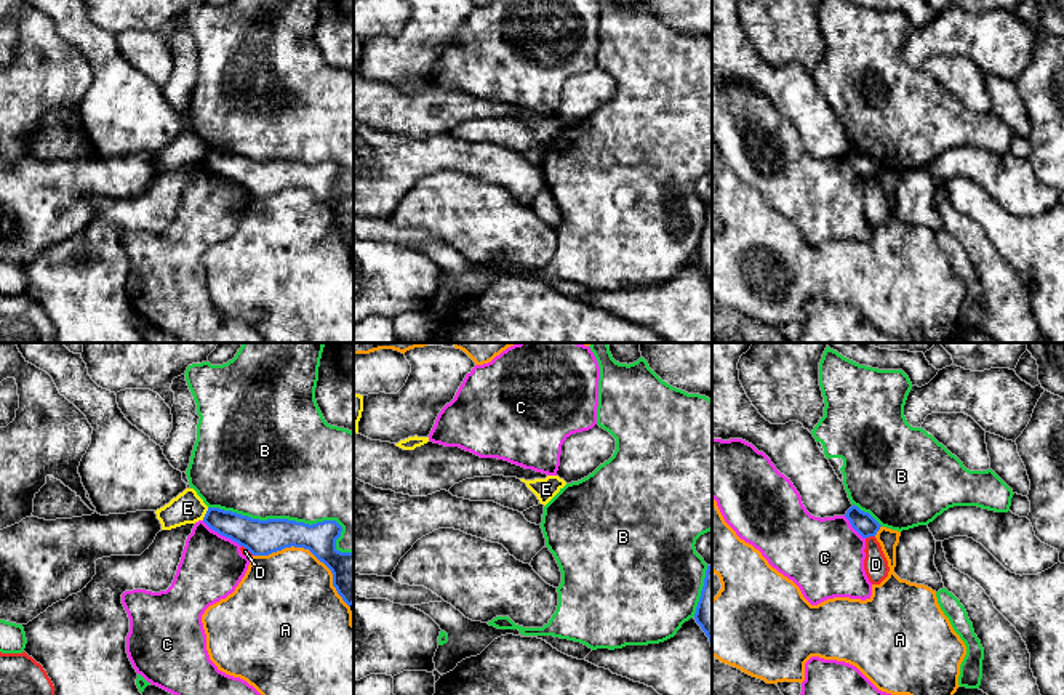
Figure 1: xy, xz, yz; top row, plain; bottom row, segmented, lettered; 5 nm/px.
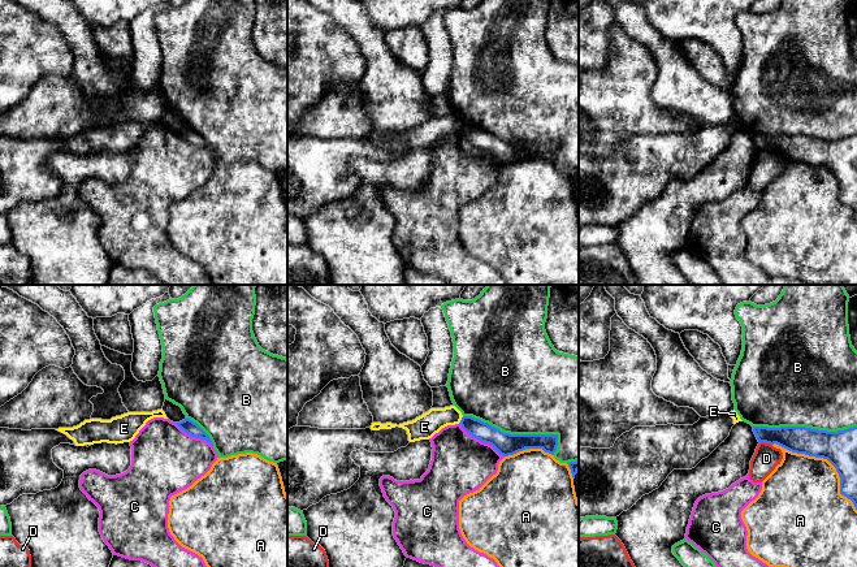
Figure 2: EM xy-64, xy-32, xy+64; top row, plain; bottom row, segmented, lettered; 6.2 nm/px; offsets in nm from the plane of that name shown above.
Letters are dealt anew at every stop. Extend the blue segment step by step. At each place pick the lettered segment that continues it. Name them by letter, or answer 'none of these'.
none of these

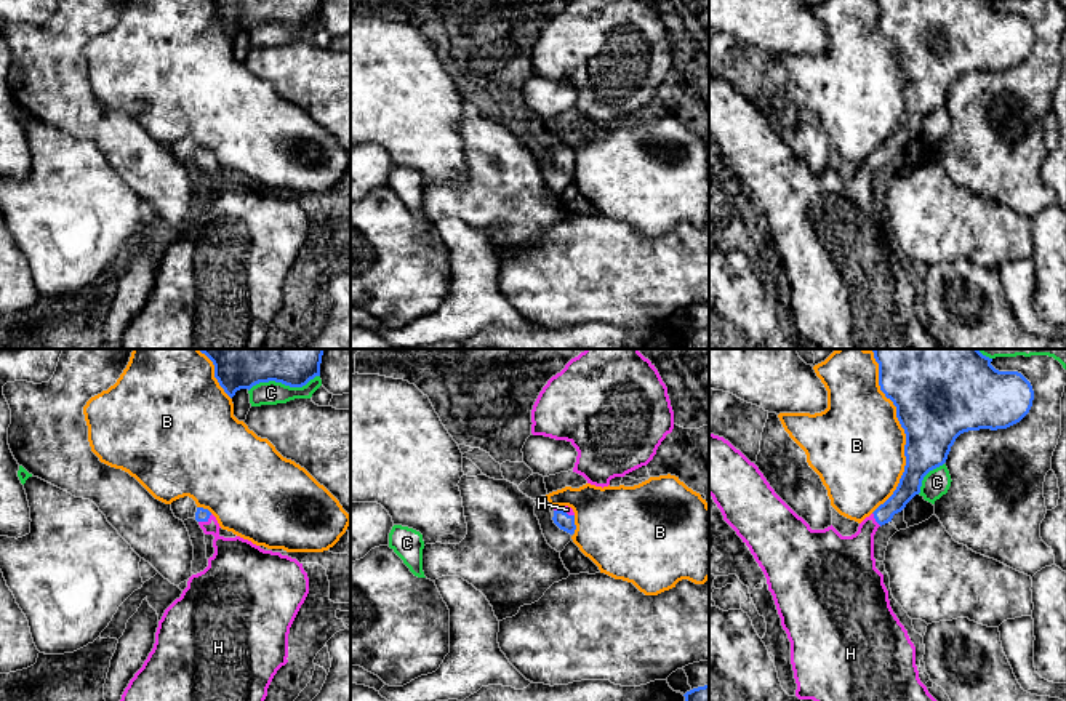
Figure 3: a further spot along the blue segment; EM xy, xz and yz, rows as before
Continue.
H

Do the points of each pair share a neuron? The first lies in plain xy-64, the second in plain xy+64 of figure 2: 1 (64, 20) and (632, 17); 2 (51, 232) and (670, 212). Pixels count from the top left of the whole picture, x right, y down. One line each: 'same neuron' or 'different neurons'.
1: same neuron
2: same neuron

